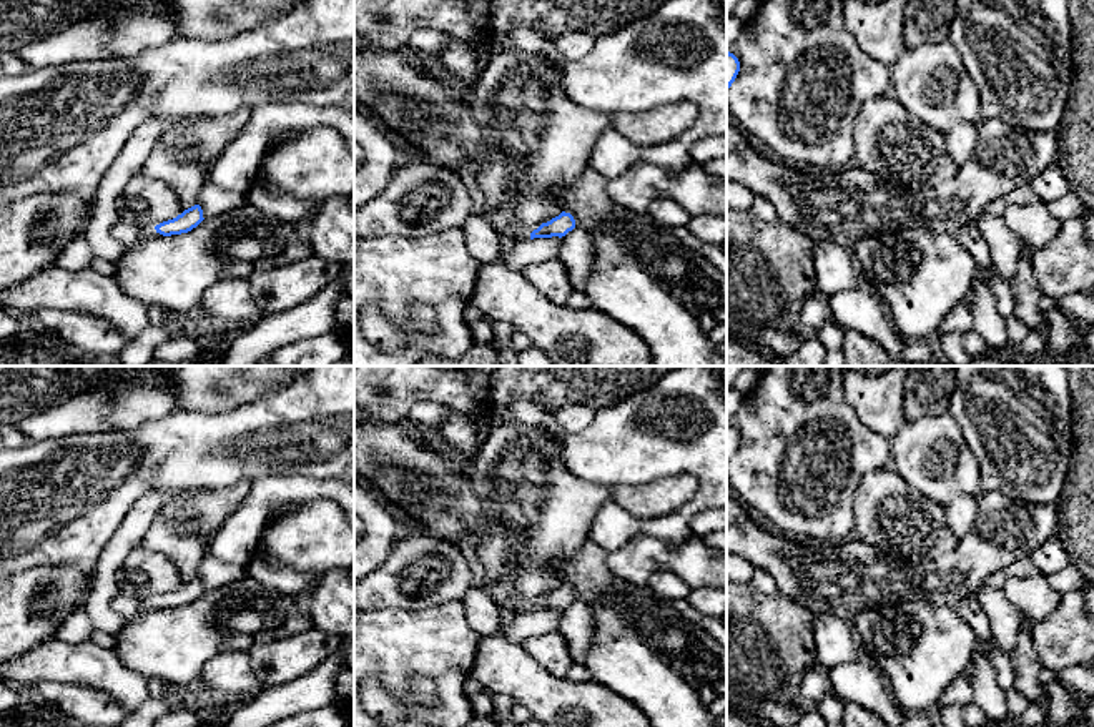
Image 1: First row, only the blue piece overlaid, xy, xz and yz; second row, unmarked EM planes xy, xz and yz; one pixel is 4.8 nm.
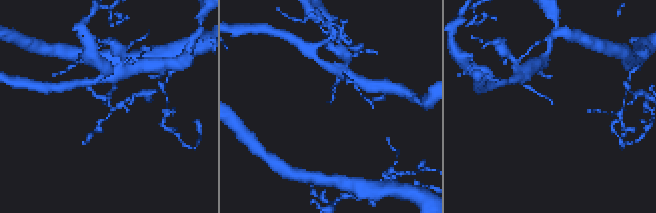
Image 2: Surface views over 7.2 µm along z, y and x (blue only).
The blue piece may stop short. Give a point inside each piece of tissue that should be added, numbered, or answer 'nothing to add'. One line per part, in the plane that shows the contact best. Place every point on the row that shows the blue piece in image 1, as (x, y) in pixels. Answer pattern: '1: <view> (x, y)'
1: xy (148, 232)

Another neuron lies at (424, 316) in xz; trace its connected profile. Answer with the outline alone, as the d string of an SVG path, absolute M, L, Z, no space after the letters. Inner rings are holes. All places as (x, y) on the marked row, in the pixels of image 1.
M417 303L412 306L412 319L417 329L424 334L432 334L437 331L436 311L424 303Z

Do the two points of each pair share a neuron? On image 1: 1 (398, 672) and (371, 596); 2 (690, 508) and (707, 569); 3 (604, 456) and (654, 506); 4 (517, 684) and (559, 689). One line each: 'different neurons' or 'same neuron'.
1: different neurons
2: different neurons
3: different neurons
4: same neuron

